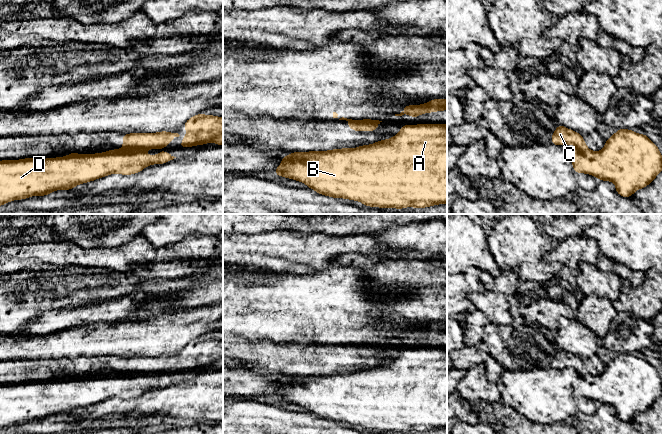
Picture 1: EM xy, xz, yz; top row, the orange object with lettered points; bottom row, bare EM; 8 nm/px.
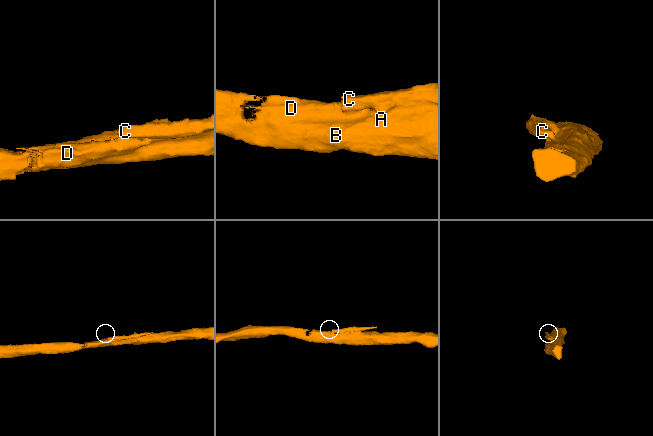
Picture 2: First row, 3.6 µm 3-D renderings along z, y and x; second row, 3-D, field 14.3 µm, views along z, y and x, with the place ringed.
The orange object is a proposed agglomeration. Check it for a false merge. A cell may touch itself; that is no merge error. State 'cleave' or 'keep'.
cleave

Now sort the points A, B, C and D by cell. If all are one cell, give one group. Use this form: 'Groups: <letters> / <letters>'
Groups: A B D / C

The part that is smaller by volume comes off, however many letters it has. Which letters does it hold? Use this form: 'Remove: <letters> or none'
Remove: C

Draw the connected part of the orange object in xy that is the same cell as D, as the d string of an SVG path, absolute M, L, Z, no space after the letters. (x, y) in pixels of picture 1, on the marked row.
M115 149L105 153L69 153L57 158L0 161L0 206L12 200L70 190L104 176L136 174L152 164L173 160L168 152L148 156L145 149Z

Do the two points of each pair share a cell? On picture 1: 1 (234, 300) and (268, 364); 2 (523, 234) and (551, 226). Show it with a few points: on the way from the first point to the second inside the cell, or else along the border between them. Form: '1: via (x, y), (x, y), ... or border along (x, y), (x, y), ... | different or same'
1: border along (233, 336), (249, 340), (272, 340), (279, 343) | different
2: border along (544, 233), (549, 237) | different

